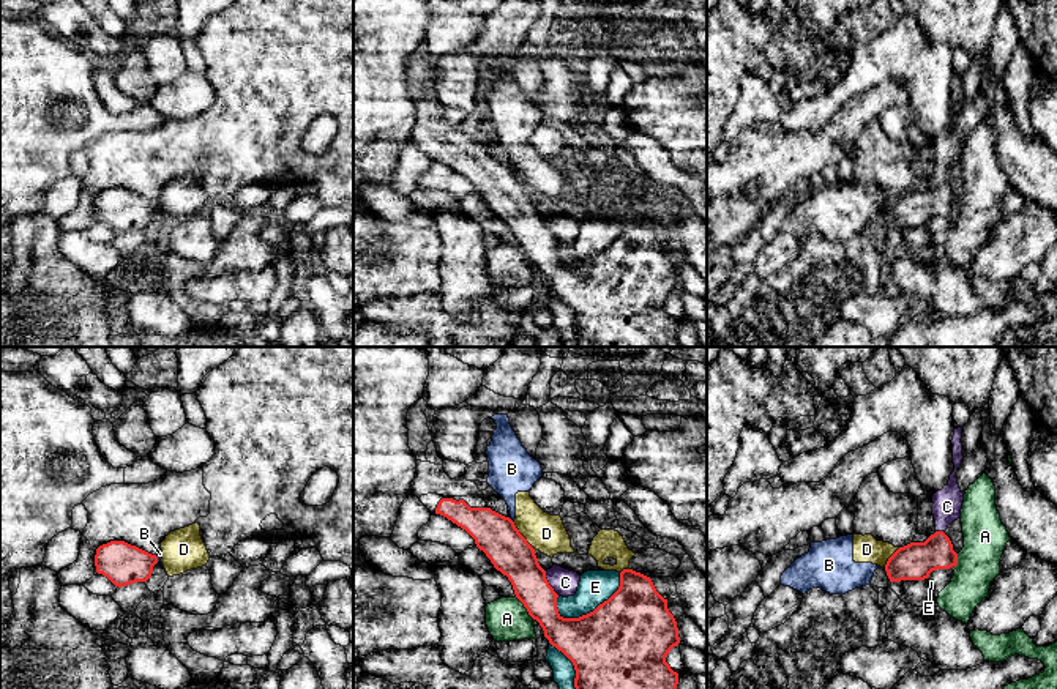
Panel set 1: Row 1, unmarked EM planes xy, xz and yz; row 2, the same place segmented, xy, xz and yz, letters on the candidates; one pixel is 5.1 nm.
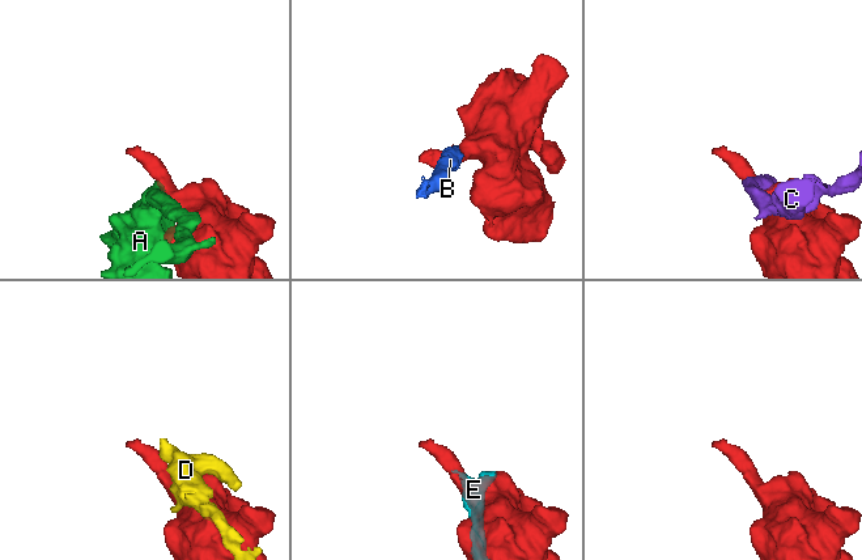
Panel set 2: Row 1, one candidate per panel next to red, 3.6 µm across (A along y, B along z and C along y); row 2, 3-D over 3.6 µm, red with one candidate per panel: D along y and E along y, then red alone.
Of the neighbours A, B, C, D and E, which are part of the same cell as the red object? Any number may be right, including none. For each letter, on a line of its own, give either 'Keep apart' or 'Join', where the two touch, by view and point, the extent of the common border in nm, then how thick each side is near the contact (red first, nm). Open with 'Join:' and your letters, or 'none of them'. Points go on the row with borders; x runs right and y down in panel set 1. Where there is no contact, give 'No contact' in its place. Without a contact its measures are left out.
Join: none of them
A: Keep apart. Touches red at xz (524, 606). Shared border 160 nm. Thickness 200 nm (red) against 220 nm
B: Keep apart. Touches red at xz (511, 521). Shared border 40 nm. Thickness 220 nm (red) against 220 nm
C: Keep apart. Touches red at xz (548, 584). Shared border 150 nm. Thickness 200 nm (red) against 140 nm
D: Keep apart. Touches red at xz (522, 536). Shared border 180 nm. Thickness 220 nm (red) against 190 nm
E: Keep apart. Touches red at xz (597, 607). Shared border 380 nm. Thickness 460 nm (red) against 170 nm

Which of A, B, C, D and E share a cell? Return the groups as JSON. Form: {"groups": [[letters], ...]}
{"groups": [["A"], ["B", "D"], ["C"], ["E"]]}

